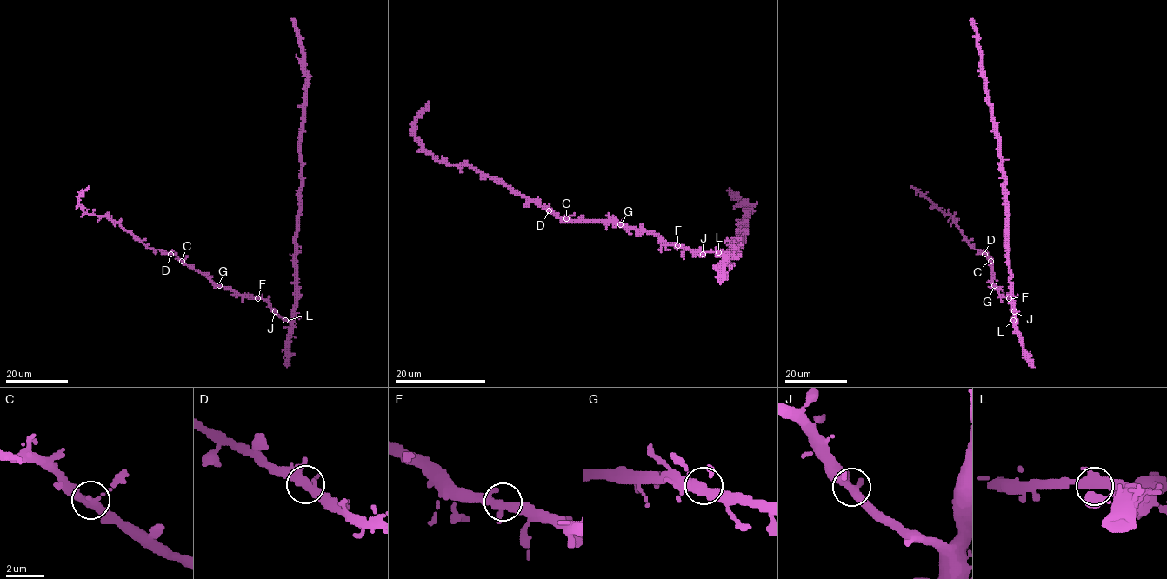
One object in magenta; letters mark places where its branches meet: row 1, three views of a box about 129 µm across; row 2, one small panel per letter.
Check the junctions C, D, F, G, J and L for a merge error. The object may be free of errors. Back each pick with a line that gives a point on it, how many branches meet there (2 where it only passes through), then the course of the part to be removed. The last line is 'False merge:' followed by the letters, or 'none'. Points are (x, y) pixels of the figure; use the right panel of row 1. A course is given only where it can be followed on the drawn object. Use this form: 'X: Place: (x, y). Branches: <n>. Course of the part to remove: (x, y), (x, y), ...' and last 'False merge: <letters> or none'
False merge: none

